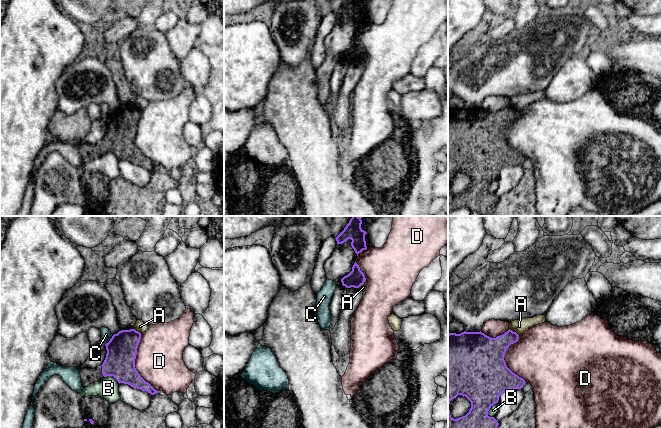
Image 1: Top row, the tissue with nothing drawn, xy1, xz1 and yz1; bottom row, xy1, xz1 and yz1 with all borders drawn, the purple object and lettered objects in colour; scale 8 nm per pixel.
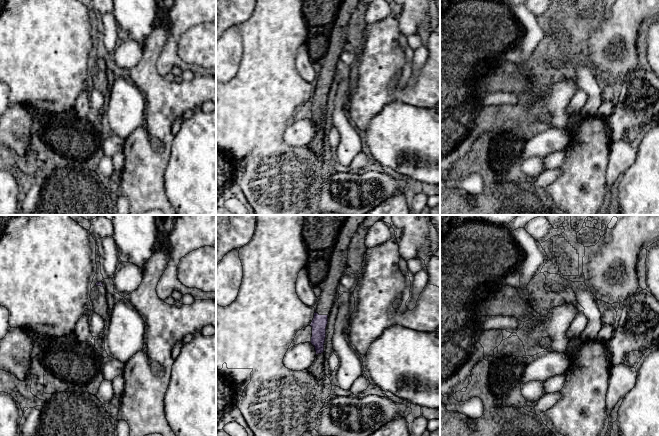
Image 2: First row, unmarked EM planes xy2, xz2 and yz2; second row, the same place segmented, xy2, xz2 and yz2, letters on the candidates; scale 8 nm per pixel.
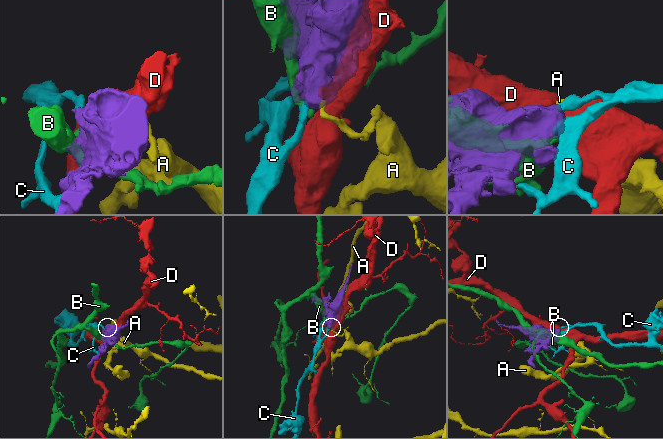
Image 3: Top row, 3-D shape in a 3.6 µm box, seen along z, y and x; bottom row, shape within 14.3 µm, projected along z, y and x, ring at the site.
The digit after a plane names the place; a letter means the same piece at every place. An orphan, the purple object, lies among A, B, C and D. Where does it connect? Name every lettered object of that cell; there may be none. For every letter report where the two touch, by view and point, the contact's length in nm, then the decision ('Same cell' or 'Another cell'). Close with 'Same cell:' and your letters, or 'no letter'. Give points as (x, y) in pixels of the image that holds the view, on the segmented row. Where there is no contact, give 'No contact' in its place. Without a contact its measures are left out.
A: Touches purple at yz1 (514, 332). Shared border 100 nm. Another cell
B: Touches purple at yz1 (489, 408). Shared border 140 nm. Another cell
C: Touches purple at xy1 (110, 340). Shared border 100 nm. Another cell
D: Touches purple at xy1 (134, 363). Shared border 500 nm. Another cell
Same cell: no letter

